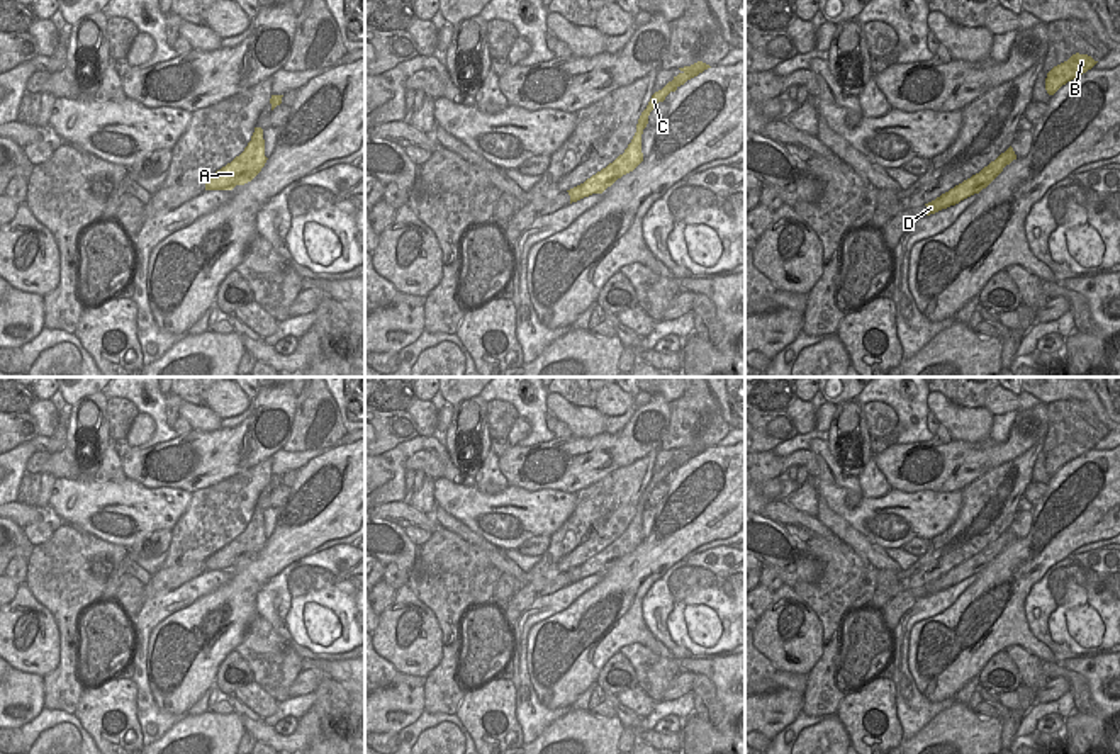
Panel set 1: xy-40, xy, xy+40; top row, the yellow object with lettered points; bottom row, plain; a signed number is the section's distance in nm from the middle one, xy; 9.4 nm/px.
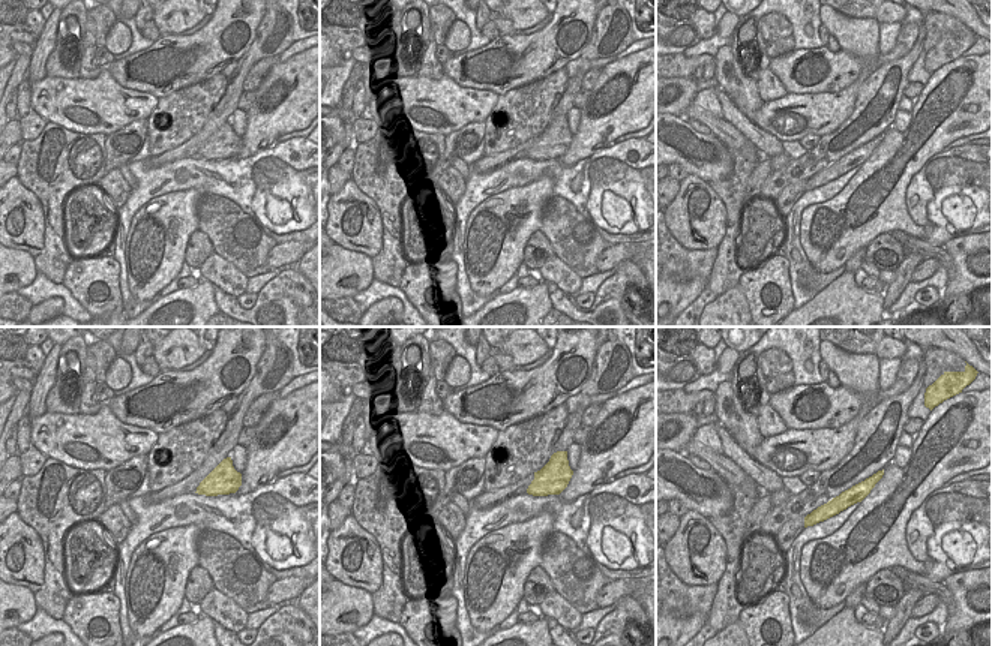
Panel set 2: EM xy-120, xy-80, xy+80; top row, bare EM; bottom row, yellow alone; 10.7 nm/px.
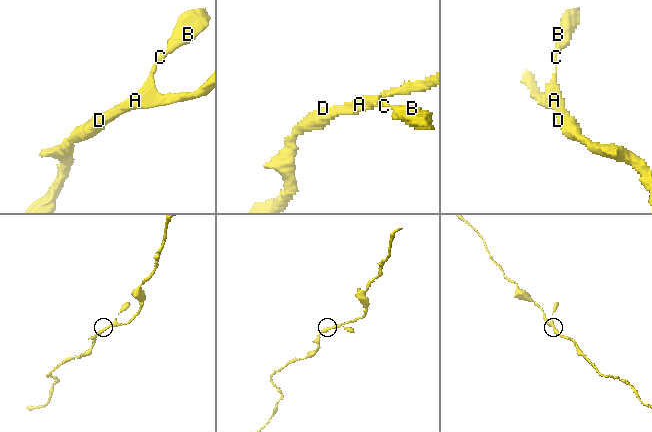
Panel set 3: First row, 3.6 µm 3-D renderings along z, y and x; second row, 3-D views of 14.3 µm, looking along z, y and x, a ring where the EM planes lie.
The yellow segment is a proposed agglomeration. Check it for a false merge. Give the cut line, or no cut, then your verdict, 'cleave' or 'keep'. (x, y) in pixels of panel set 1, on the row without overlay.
no cut; keep

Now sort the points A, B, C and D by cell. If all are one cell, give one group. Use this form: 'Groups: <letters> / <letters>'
Groups: A B C D

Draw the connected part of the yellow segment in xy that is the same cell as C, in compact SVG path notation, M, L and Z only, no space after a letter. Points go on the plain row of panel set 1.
M697 442L691 447L679 448L680 453L674 457L672 462L669 462L662 470L655 472L647 486L647 489L641 492L638 504L636 504L636 513L624 530L623 535L619 535L613 543L609 543L606 549L587 559L584 564L567 571L570 576L570 584L577 582L584 577L589 577L592 574L602 574L608 567L611 567L618 559L623 555L633 552L641 542L643 542L643 533L641 533L641 515L643 509L648 504L648 496L653 491L653 487L658 482L664 482L665 477L670 472L675 472L680 465L684 465L687 460L697 457L704 450L711 448L709 445Z

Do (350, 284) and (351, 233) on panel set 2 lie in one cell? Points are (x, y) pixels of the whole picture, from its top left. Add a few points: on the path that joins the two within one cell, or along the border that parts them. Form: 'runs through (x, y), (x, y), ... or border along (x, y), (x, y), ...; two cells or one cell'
border along (335, 243), (363, 252), (369, 258); two cells

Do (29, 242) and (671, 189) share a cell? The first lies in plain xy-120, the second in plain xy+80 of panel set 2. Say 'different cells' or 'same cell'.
different cells

